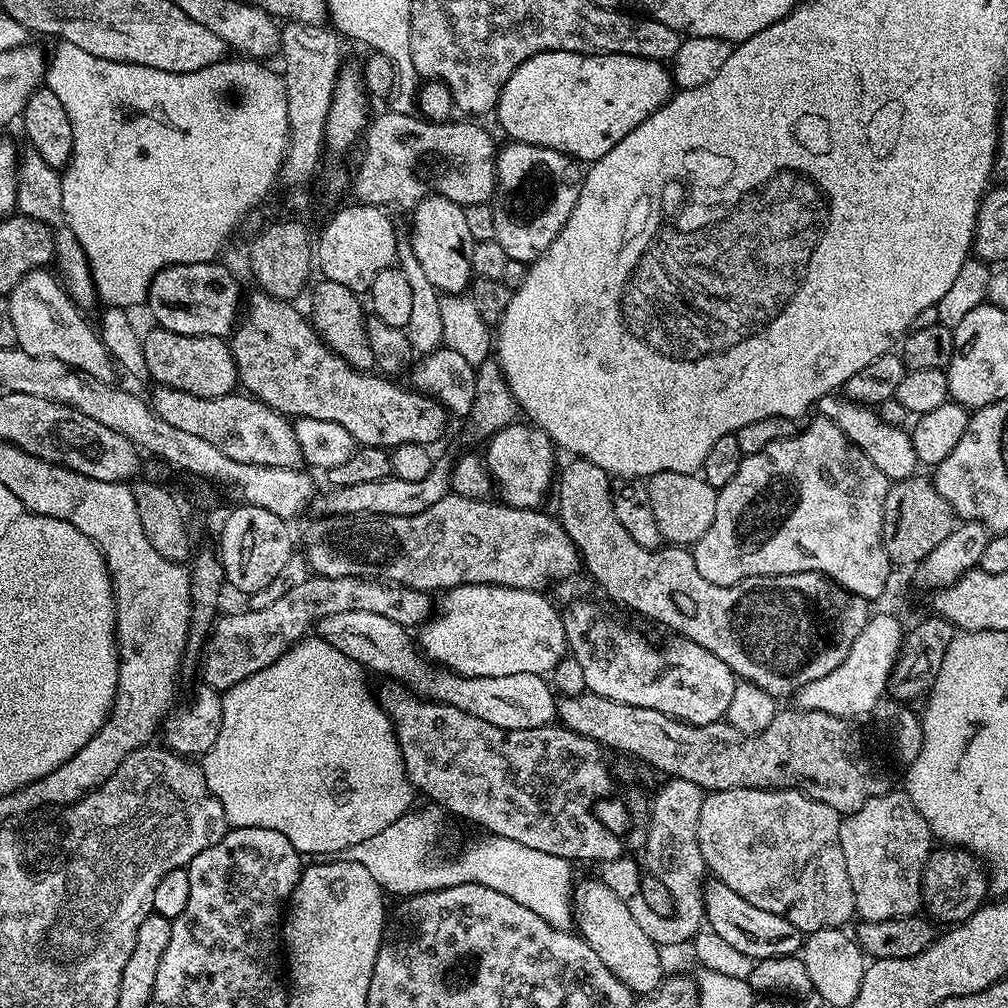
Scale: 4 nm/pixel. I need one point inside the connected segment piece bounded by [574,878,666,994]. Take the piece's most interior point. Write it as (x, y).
(607, 926)

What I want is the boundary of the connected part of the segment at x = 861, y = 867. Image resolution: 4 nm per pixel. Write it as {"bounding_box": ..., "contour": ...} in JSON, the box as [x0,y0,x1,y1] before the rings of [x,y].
{"bounding_box":[840,791,934,921],"contour":[[[899,791],[870,798],[840,821],[846,874],[850,874],[850,886],[854,890],[855,915],[861,921],[915,916],[922,908],[920,879],[928,854],[933,851],[934,837],[914,802]]]}

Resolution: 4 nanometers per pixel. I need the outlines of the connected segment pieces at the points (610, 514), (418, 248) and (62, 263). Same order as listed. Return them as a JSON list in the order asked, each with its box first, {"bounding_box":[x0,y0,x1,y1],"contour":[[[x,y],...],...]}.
[{"bounding_box":[554,458,870,698],"contour":[[[579,458],[569,459],[569,464],[559,469],[558,483],[554,488],[554,496],[556,492],[556,504],[560,507],[558,511],[558,519],[560,524],[566,530],[566,534],[574,542],[576,551],[579,552],[583,567],[588,568],[588,572],[608,591],[608,596],[612,600],[617,600],[620,604],[625,604],[628,608],[633,608],[636,612],[641,612],[648,620],[657,620],[660,624],[665,624],[677,637],[685,640],[692,640],[698,646],[703,648],[712,648],[712,620],[736,620],[736,628],[740,631],[740,657],[736,660],[736,648],[732,644],[728,644],[722,649],[722,655],[726,663],[731,664],[733,672],[741,681],[749,684],[757,684],[762,690],[766,690],[771,696],[783,698],[791,694],[799,693],[810,682],[814,682],[818,678],[826,678],[826,674],[830,674],[834,670],[838,670],[838,666],[842,666],[842,662],[848,656],[848,651],[854,646],[854,642],[858,638],[858,634],[862,634],[862,630],[868,625],[870,619],[869,601],[863,596],[856,596],[852,592],[847,592],[841,584],[836,584],[828,579],[827,576],[821,576],[819,572],[795,572],[794,574],[786,574],[785,576],[755,576],[754,578],[746,578],[740,580],[737,584],[731,586],[718,586],[706,582],[706,578],[702,578],[702,574],[698,574],[698,566],[696,565],[696,557],[687,547],[684,546],[664,546],[659,550],[655,548],[643,548],[638,546],[638,542],[634,542],[634,538],[630,538],[630,534],[626,534],[626,529],[622,526],[622,522],[618,522],[618,518],[614,514],[614,506],[612,505],[612,485],[610,474],[602,466],[598,466],[589,460]]]},{"bounding_box":[412,194,474,294],"contour":[[[429,194],[414,205],[412,216],[412,249],[422,265],[426,278],[442,294],[460,294],[469,287],[474,273],[471,266],[471,252],[474,245],[470,226],[461,205],[450,198]]]},{"bounding_box":[16,150,98,312],"contour":[[[28,150],[28,153],[21,155],[18,164],[16,202],[17,209],[21,215],[34,218],[36,221],[49,226],[56,226],[53,229],[53,240],[55,242],[54,262],[58,266],[57,273],[63,282],[68,295],[76,304],[77,308],[84,312],[90,312],[94,304],[98,302],[96,284],[92,281],[92,272],[85,251],[77,236],[68,227],[62,224],[64,211],[62,210],[62,182],[63,177],[59,171],[49,166],[45,159],[35,150]]]}]

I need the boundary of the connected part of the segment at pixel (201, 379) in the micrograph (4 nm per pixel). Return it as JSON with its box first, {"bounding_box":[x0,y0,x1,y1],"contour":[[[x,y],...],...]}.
{"bounding_box":[143,326,237,400],"contour":[[[159,326],[153,329],[149,336],[143,337],[143,346],[147,375],[152,375],[157,385],[199,396],[202,400],[229,395],[237,387],[236,363],[227,339],[174,334]]]}

